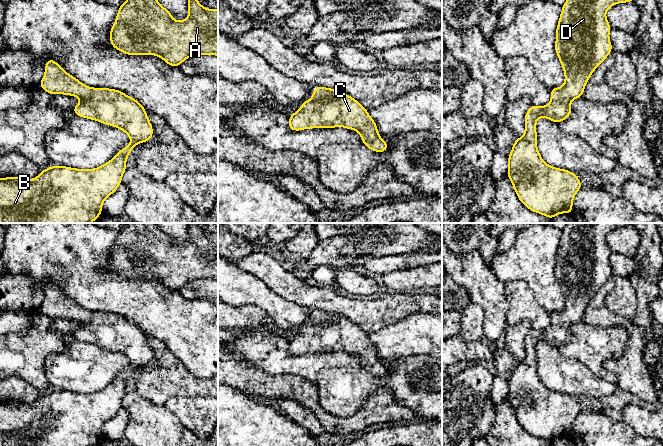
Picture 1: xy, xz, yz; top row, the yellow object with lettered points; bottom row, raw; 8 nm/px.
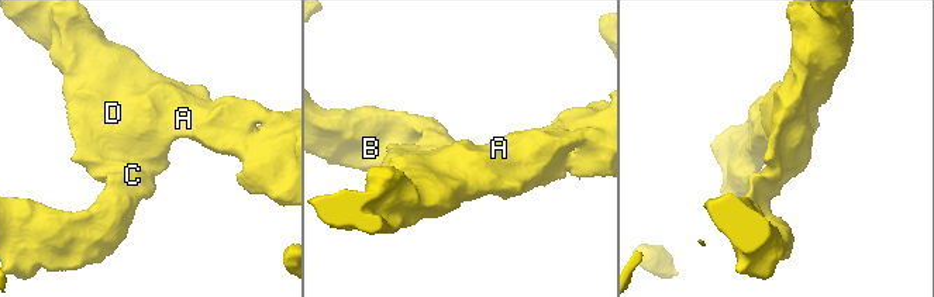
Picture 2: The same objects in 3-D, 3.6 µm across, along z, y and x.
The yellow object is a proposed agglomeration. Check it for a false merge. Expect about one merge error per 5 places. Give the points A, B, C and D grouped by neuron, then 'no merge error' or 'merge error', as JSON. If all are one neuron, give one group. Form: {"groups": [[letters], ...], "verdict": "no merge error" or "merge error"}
{"groups": [["A", "B", "C", "D"]], "verdict": "no merge error"}

